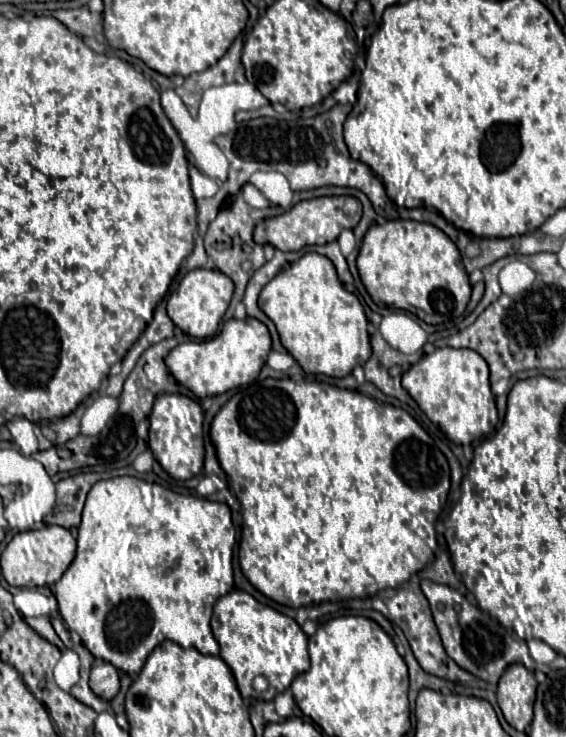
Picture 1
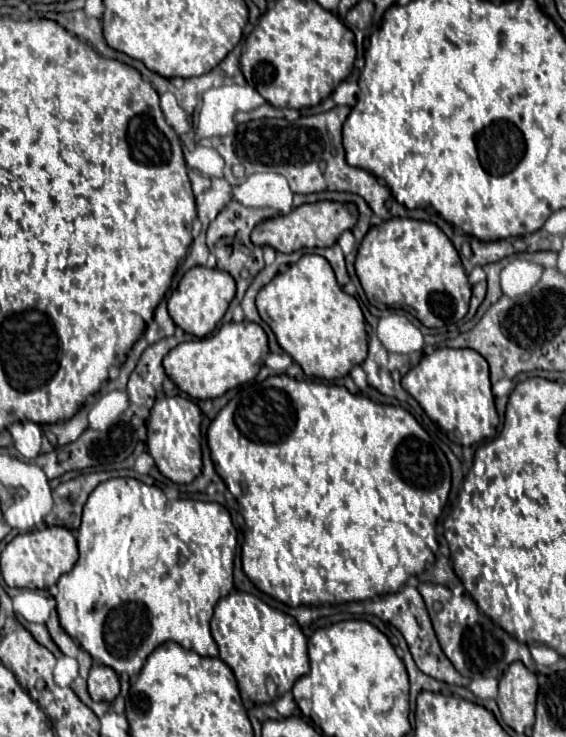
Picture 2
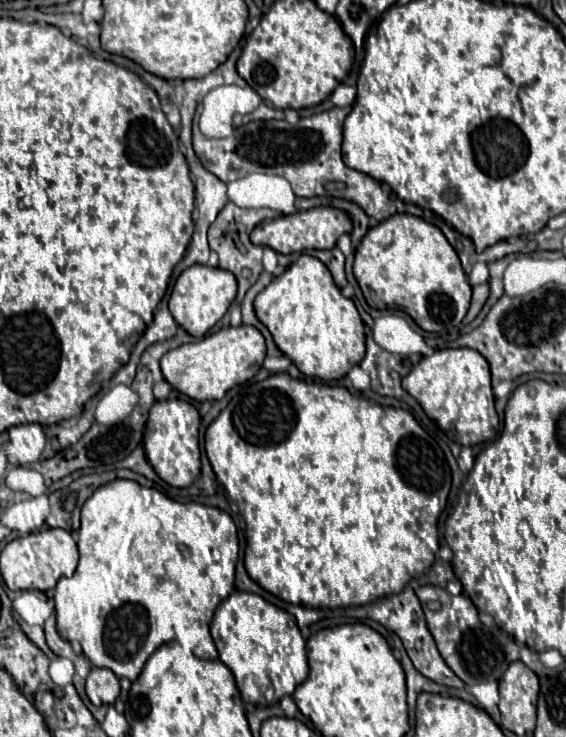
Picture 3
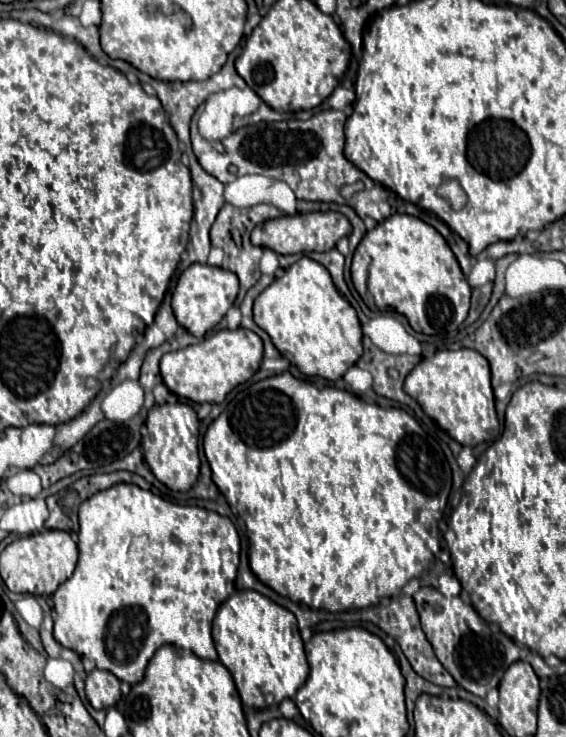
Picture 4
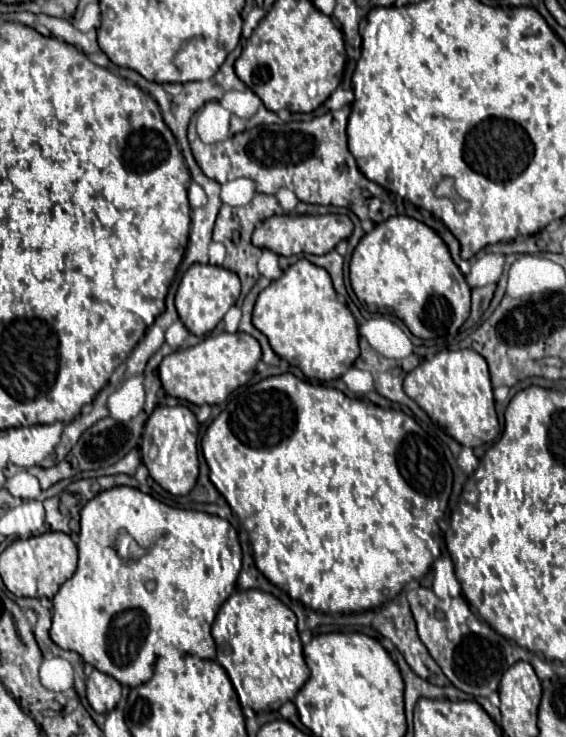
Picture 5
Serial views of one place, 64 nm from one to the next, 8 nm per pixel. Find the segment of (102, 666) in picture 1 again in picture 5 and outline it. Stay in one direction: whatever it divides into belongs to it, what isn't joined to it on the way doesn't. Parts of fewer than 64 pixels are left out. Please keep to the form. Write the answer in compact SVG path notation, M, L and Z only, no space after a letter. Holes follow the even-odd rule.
M94 670L88 680L86 680L86 696L90 706L98 712L98 714L106 714L110 710L116 708L116 704L122 698L122 686L116 678Z

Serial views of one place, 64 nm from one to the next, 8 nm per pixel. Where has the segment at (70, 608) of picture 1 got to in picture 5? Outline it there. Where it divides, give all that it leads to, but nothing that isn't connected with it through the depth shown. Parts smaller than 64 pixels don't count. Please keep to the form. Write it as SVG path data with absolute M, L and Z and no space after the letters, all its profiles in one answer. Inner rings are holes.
M116 486L94 496L80 510L78 552L80 558L74 576L66 580L52 598L54 612L50 636L60 648L76 650L84 662L130 688L152 678L154 662L164 644L204 660L216 658L216 644L210 628L220 604L234 592L242 566L238 534L228 520L198 510L172 508L138 488ZM122 530L146 550L144 556L126 562L114 552L114 538L118 538L118 532Z

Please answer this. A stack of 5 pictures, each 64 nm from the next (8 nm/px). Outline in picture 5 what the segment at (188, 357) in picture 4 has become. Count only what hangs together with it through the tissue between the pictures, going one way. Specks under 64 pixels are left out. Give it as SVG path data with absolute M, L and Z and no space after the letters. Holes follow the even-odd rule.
M220 332L206 336L196 346L168 354L160 362L158 370L168 396L188 400L196 406L220 404L230 392L234 392L238 386L246 384L252 378L260 358L260 344L254 336L248 336L246 332Z

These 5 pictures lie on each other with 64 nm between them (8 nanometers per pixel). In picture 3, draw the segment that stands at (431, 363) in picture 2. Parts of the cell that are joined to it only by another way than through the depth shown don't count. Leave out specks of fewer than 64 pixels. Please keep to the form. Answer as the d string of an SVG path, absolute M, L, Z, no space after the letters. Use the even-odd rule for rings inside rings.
M444 348L436 350L432 356L424 356L408 376L402 378L402 388L412 394L424 408L428 418L438 422L438 426L460 446L474 446L486 440L494 440L499 434L499 417L495 410L494 394L490 386L490 368L486 358L472 348Z

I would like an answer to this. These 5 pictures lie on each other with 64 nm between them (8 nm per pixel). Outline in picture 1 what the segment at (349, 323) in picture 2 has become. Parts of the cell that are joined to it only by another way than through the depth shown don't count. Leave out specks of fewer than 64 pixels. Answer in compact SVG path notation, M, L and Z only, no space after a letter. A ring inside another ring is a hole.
M308 252L288 270L276 274L260 292L258 304L276 324L282 346L308 374L344 378L372 354L364 308L360 300L344 288L334 264L322 254Z

